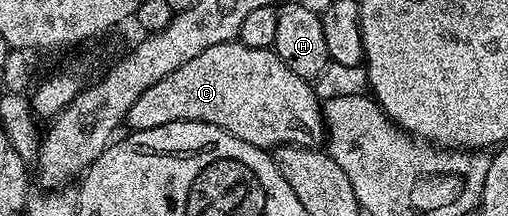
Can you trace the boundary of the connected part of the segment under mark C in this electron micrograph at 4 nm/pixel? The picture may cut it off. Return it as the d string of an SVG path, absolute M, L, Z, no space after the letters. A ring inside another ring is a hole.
M238 39L194 55L190 63L182 63L178 71L142 91L130 107L126 125L135 131L171 121L201 121L265 151L275 150L277 145L314 149L326 141L324 110L315 88L294 75L272 49L246 47Z

